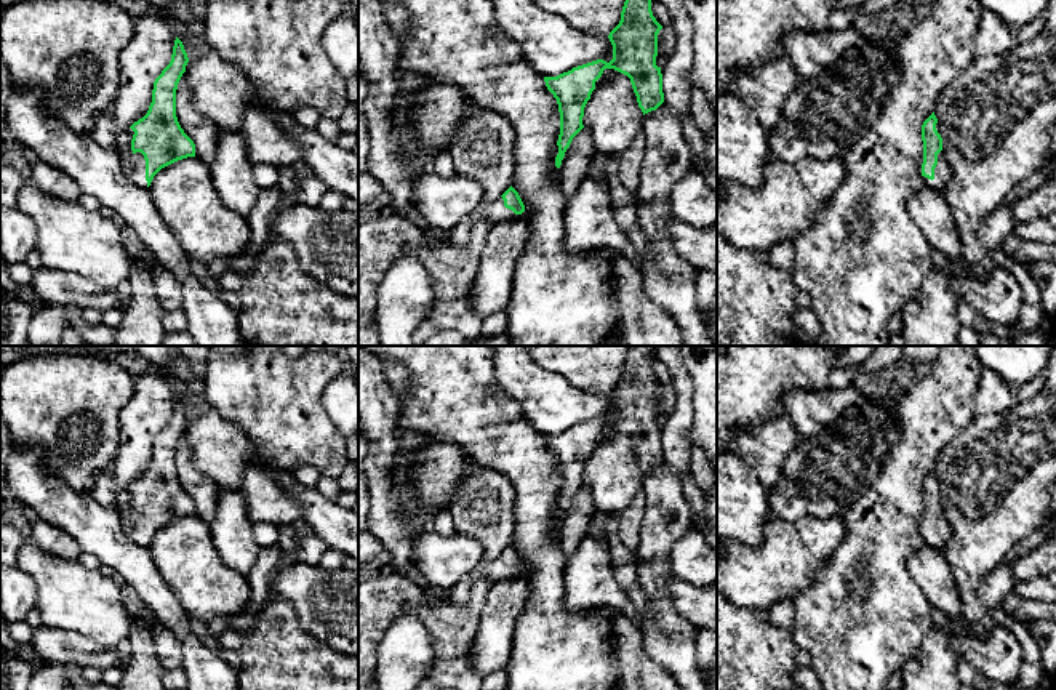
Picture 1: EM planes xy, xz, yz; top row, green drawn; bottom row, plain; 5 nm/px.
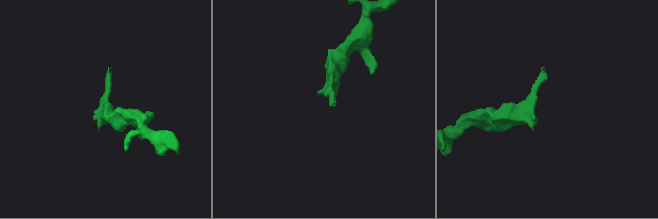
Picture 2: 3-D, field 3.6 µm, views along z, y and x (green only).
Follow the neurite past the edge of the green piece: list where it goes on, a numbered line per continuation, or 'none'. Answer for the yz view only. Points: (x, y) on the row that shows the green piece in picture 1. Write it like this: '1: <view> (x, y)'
1: yz (943, 175)

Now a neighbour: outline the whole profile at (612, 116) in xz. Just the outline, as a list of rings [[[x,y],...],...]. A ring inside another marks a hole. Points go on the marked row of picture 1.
[[[621,72],[598,83],[584,107],[584,128],[598,154],[621,155],[640,134],[643,112],[630,78]]]

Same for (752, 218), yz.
[[[843,157],[795,163],[771,158],[758,187],[720,181],[717,231],[738,248],[766,253],[810,229],[845,178]]]

